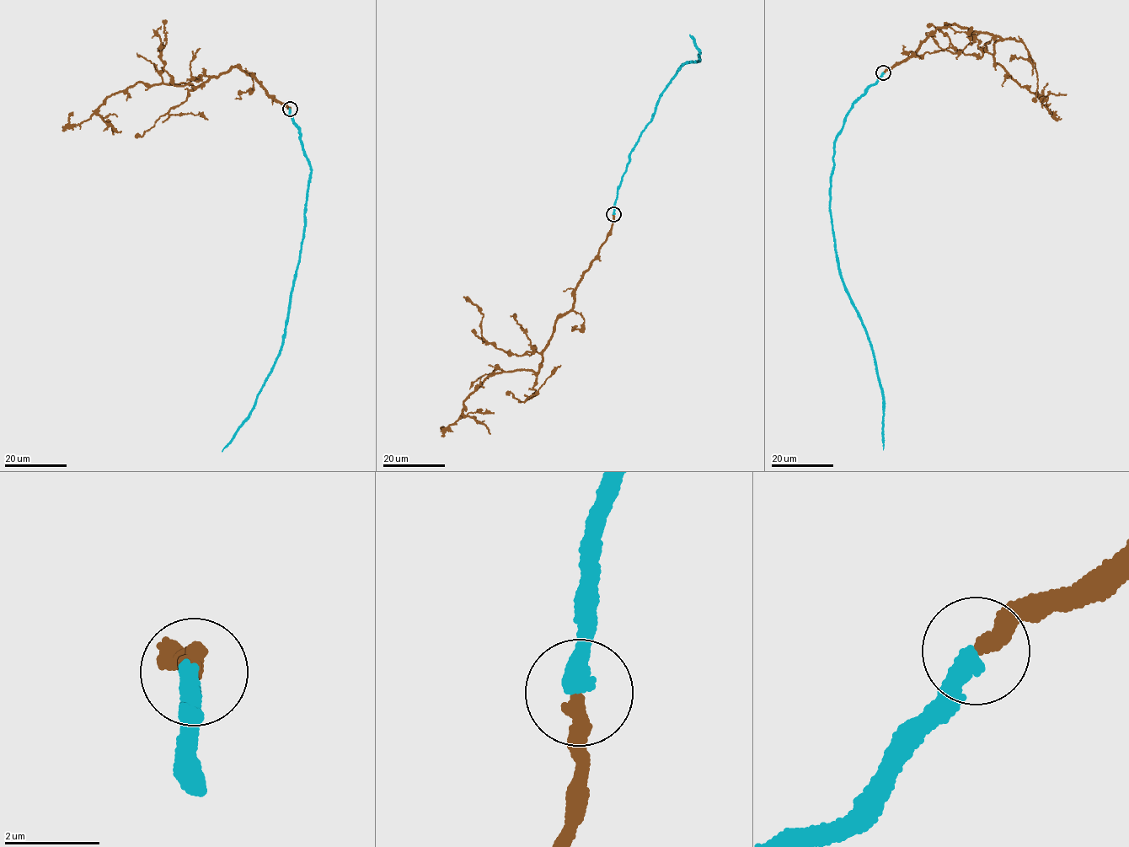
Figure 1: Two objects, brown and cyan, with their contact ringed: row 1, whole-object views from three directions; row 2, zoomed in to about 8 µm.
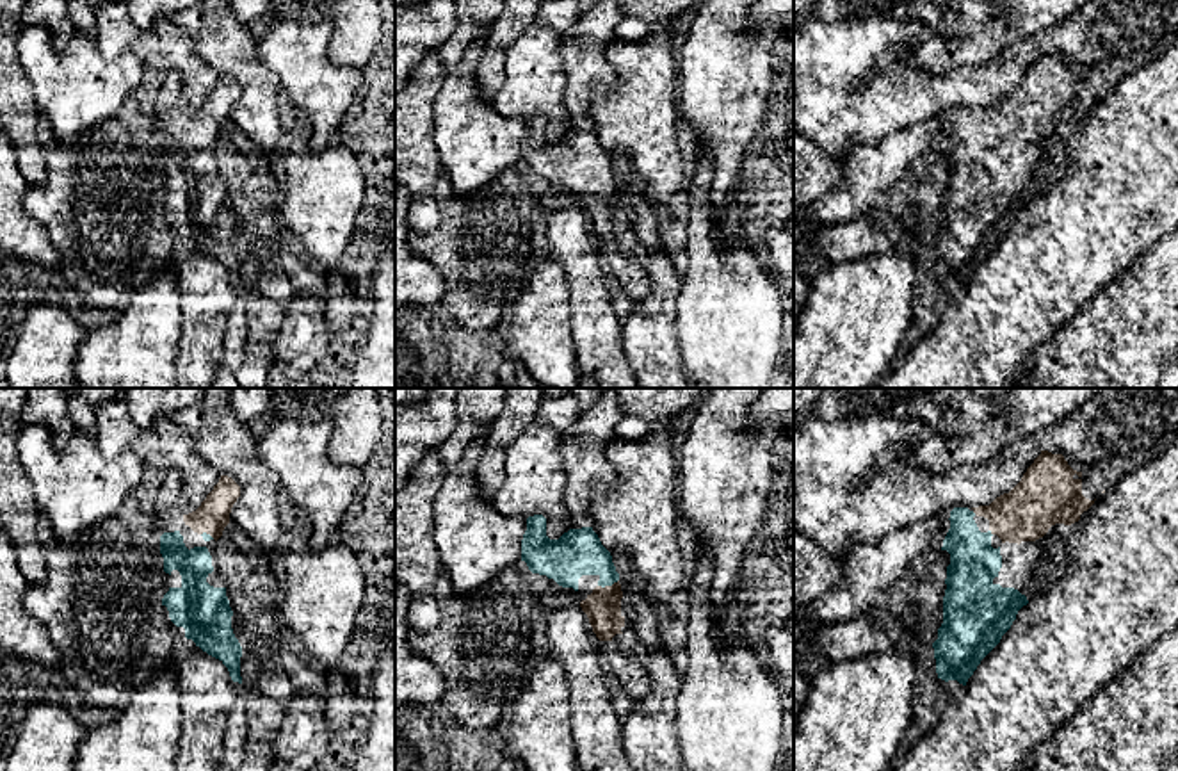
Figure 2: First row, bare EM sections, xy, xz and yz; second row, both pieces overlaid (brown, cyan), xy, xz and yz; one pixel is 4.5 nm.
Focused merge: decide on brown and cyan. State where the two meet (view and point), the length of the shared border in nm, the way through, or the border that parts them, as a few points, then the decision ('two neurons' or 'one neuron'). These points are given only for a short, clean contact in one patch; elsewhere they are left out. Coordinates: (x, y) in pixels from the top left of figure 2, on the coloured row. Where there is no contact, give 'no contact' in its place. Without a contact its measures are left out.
contact xz (607, 586); length 100 nm; way xz (604, 606), (607, 586), (607, 577), (577, 552); one neuron

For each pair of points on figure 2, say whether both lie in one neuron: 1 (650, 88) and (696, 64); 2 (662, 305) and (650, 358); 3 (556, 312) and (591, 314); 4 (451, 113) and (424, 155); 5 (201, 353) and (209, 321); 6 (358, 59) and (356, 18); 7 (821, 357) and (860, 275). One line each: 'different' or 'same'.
1: different
2: same
3: different
4: different
5: same
6: same
7: same

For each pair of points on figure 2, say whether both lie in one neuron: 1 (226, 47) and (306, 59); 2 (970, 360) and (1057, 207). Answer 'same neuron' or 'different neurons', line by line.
1: different neurons
2: same neuron

